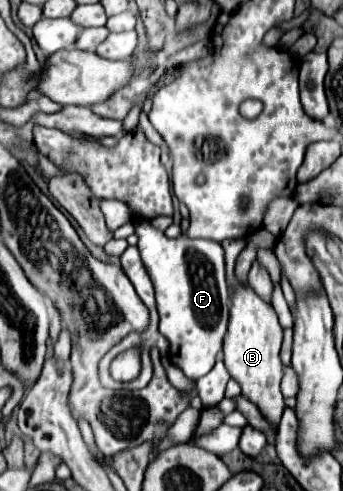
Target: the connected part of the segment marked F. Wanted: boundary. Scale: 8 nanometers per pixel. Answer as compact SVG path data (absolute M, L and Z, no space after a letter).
M149 219L135 221L135 235L139 237L139 255L155 285L161 317L159 331L171 345L173 365L189 379L199 379L213 369L229 322L231 301L225 281L223 247L211 239L191 239L185 235L169 239L163 231L153 227Z

